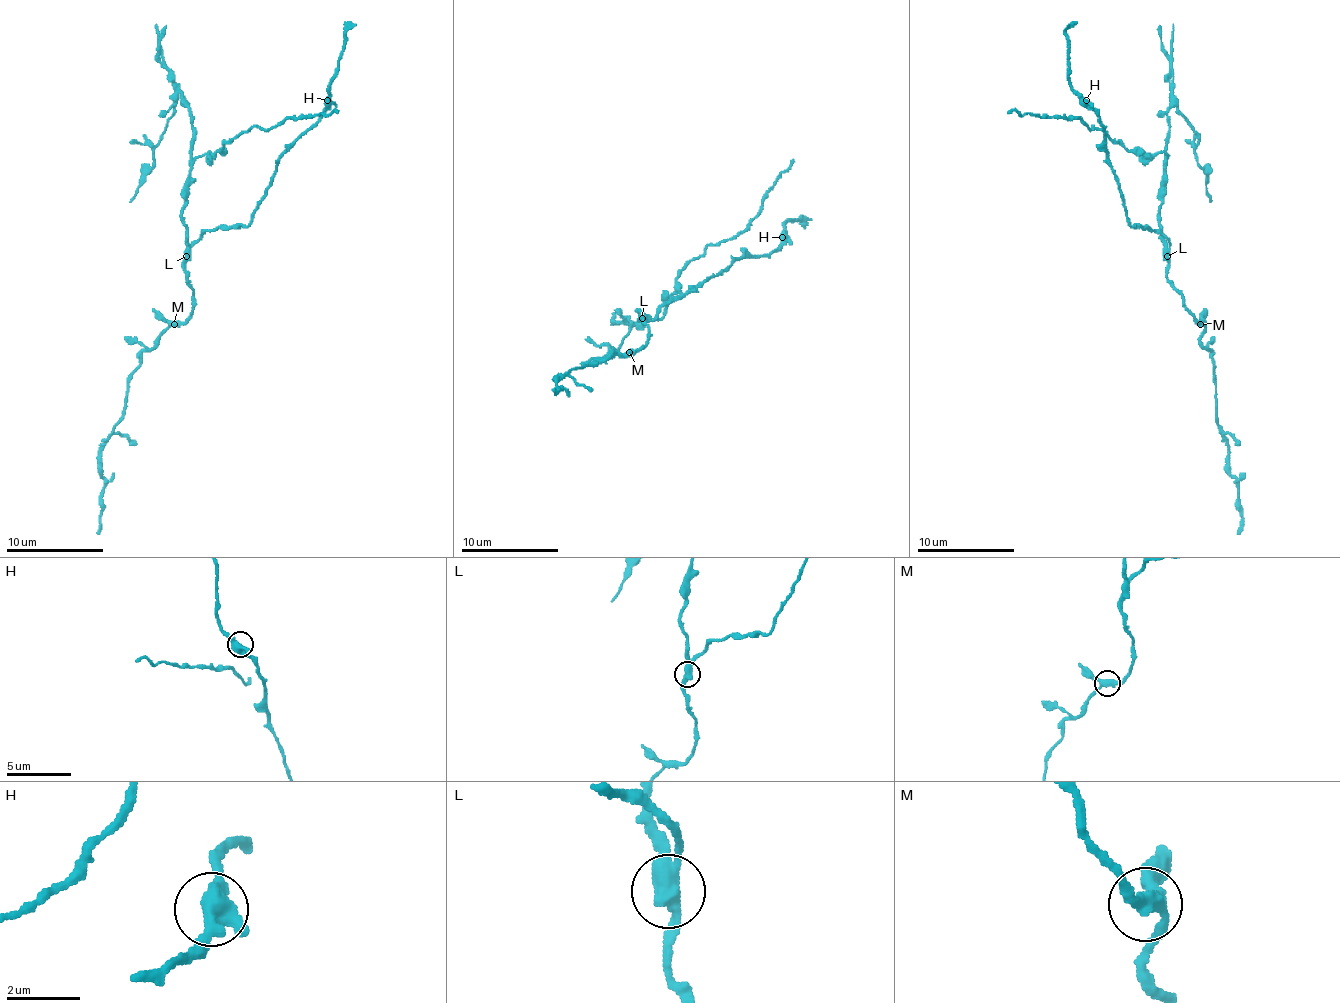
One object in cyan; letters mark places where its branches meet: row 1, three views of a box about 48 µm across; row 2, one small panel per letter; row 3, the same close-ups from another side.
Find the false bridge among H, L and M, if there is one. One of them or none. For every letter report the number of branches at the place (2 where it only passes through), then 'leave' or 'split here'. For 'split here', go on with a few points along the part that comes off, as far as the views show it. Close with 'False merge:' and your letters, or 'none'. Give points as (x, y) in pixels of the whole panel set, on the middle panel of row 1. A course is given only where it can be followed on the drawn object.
H: branches 3; leave
L: branches 3; split here; course (641, 318), (637, 310), (656, 320), (663, 315), (675, 276), (709, 245), (741, 233), (792, 160)
M: branches 3; leave
False merge: L

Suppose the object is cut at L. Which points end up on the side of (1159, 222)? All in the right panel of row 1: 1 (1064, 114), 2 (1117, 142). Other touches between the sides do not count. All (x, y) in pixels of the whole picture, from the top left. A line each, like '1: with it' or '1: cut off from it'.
1: with it
2: with it

